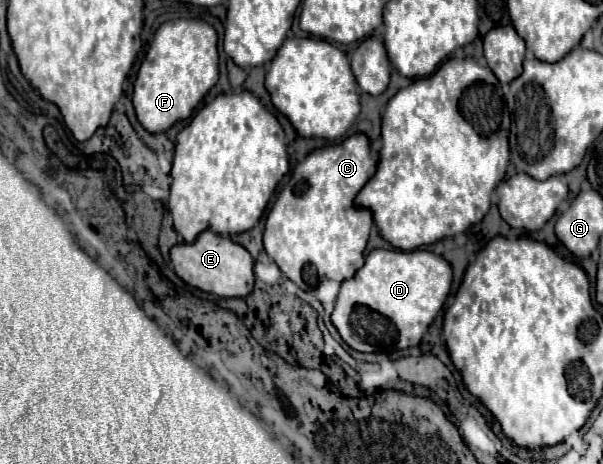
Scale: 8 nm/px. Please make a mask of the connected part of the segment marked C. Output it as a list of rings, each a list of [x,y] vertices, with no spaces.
[[[353,135],[339,145],[315,149],[293,169],[289,183],[279,191],[275,205],[267,215],[263,247],[267,255],[277,263],[281,273],[297,287],[307,289],[307,283],[303,281],[305,265],[313,265],[317,269],[317,279],[331,279],[337,283],[351,279],[355,271],[363,265],[363,251],[367,245],[369,231],[373,227],[373,217],[367,209],[357,209],[353,205],[353,199],[361,191],[361,187],[373,177],[375,169],[377,159],[371,157],[369,139],[365,135]]]

